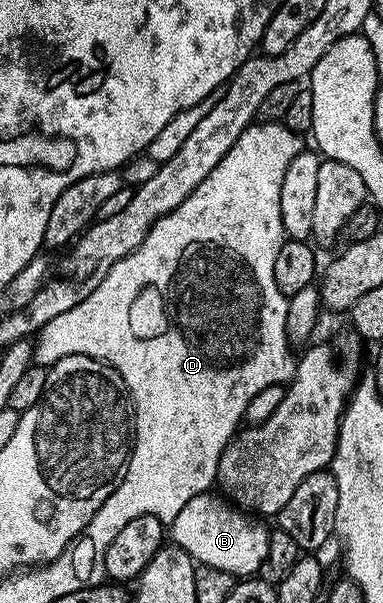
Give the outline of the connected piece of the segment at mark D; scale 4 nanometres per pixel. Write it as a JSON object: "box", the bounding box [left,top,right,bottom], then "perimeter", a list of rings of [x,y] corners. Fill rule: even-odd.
{"box":[34,123,304,457],"perimeter":[[[252,123],[249,128],[241,135],[241,139],[237,139],[237,143],[233,143],[233,147],[225,155],[225,159],[221,159],[221,163],[217,163],[217,167],[213,167],[213,171],[209,171],[209,175],[195,190],[188,195],[185,203],[181,203],[173,211],[169,211],[161,219],[157,219],[157,223],[153,223],[153,227],[149,231],[149,235],[145,235],[145,239],[141,243],[141,247],[137,247],[137,251],[133,251],[129,255],[125,255],[123,261],[113,263],[113,271],[109,271],[109,275],[105,279],[101,279],[101,287],[89,295],[89,299],[85,299],[81,303],[77,303],[77,307],[73,311],[67,311],[65,315],[57,315],[57,319],[53,319],[49,325],[40,329],[34,338],[35,355],[34,364],[50,367],[59,362],[60,357],[68,357],[69,355],[85,355],[86,357],[96,357],[98,361],[104,361],[107,365],[113,366],[121,375],[121,379],[125,383],[127,392],[131,395],[131,408],[133,410],[133,448],[130,457],[143,457],[143,433],[175,433],[175,425],[235,425],[244,420],[244,413],[249,406],[249,401],[253,399],[259,391],[265,387],[273,387],[274,385],[282,385],[290,382],[295,375],[295,367],[297,364],[296,354],[293,352],[293,346],[287,339],[287,328],[285,327],[285,315],[287,314],[287,303],[289,298],[281,291],[277,291],[277,279],[273,279],[273,263],[277,263],[277,251],[281,251],[285,234],[283,232],[283,224],[281,223],[281,182],[285,179],[285,167],[289,167],[289,163],[293,163],[293,159],[297,159],[297,155],[304,152],[304,138],[300,134],[294,133],[283,123],[276,124],[258,124]]]}

